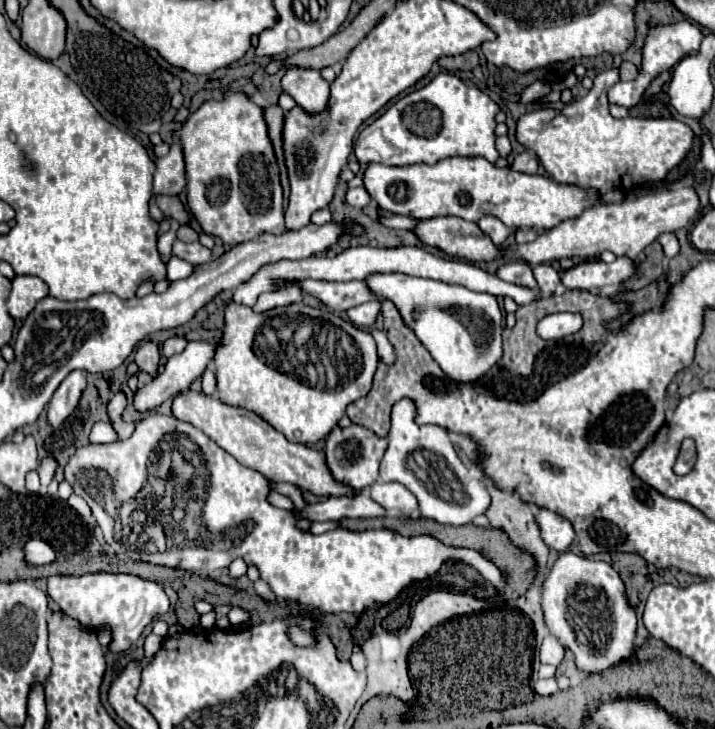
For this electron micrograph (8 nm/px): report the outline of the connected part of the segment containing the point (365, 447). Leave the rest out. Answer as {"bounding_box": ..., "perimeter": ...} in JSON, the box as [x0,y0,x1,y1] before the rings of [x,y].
{"bounding_box":[326,424,388,490],"perimeter":[[[352,424],[348,428],[334,428],[326,438],[326,460],[332,476],[356,490],[364,490],[372,482],[378,480],[378,464],[388,448],[386,438],[376,436],[372,430],[362,428],[358,424]]]}

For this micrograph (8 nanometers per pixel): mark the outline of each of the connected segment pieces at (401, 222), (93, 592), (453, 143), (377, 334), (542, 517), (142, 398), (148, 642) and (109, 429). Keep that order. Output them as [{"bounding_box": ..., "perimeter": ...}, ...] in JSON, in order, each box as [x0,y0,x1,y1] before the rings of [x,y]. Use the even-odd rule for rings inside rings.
[{"bounding_box":[376,216,416,228],"perimeter":[[[378,216],[376,218],[380,224],[384,224],[386,228],[412,228],[416,224],[414,218],[408,218],[408,216]]]},{"bounding_box":[46,572,170,652],"perimeter":[[[94,572],[82,576],[50,576],[46,578],[48,596],[60,606],[60,610],[74,620],[78,620],[84,628],[98,632],[108,628],[112,640],[108,644],[110,652],[128,650],[144,632],[144,628],[160,614],[164,614],[170,606],[170,600],[164,588],[158,582],[144,580],[132,574],[112,574],[112,572]]]},{"bounding_box":[354,72,498,166],"perimeter":[[[440,72],[428,86],[400,98],[378,120],[366,126],[358,134],[354,152],[360,164],[380,162],[386,166],[408,166],[416,162],[436,164],[452,156],[482,156],[488,162],[496,162],[494,116],[498,110],[498,104],[478,88],[466,86],[454,74]],[[408,126],[422,126],[422,132],[408,132]]]},{"bounding_box":[374,330,394,364],"perimeter":[[[374,330],[374,340],[378,344],[378,356],[386,362],[386,364],[392,364],[394,362],[394,348],[392,344],[388,342],[388,338],[384,336],[382,330]]]},{"bounding_box":[536,510,574,552],"perimeter":[[[540,510],[536,514],[536,524],[538,524],[540,536],[548,544],[548,548],[554,548],[558,552],[568,550],[568,546],[574,540],[574,528],[566,518],[562,518],[554,512],[548,512],[548,510]]]},{"bounding_box":[134,338,220,412],"perimeter":[[[216,338],[214,342],[208,342],[208,340],[188,342],[188,346],[184,348],[184,352],[180,352],[180,354],[176,354],[176,356],[172,356],[172,358],[168,360],[164,372],[162,372],[158,378],[154,378],[150,384],[146,384],[144,388],[140,388],[140,390],[136,392],[136,398],[134,398],[136,410],[138,410],[138,412],[148,412],[148,410],[160,406],[166,398],[190,390],[190,384],[192,384],[196,378],[200,378],[200,376],[204,374],[206,366],[214,360],[214,354],[216,354],[216,348],[218,348],[218,346],[220,346],[220,338]]]},{"bounding_box":[144,634,162,656],"perimeter":[[[148,634],[146,640],[144,640],[144,654],[146,656],[154,656],[160,646],[162,646],[162,638],[156,636],[156,634]]]},{"bounding_box":[90,422,116,444],"perimeter":[[[96,422],[92,432],[90,432],[90,440],[94,444],[104,444],[104,442],[116,442],[116,430],[112,426],[112,422]]]}]

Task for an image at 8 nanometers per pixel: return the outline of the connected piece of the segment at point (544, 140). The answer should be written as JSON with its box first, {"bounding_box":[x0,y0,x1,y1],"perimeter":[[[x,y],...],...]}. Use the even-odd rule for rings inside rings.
{"bounding_box":[516,70,694,194],"perimeter":[[[606,70],[594,78],[594,86],[584,98],[578,98],[576,102],[566,104],[562,110],[554,108],[538,108],[532,112],[526,112],[516,122],[516,140],[526,148],[532,150],[544,170],[560,184],[572,184],[578,188],[594,188],[598,194],[606,194],[608,190],[622,190],[630,192],[636,186],[648,184],[648,182],[662,182],[666,180],[666,174],[676,168],[692,150],[694,132],[688,124],[676,120],[676,118],[612,118],[608,112],[608,88],[616,84],[618,70]]]}

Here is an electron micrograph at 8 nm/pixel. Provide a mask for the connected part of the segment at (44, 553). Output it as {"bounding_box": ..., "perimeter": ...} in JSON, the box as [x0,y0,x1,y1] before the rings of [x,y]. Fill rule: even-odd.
{"bounding_box":[24,540,56,564],"perimeter":[[[30,540],[24,546],[24,552],[26,552],[28,564],[50,564],[56,560],[56,554],[52,547],[42,540]]]}

